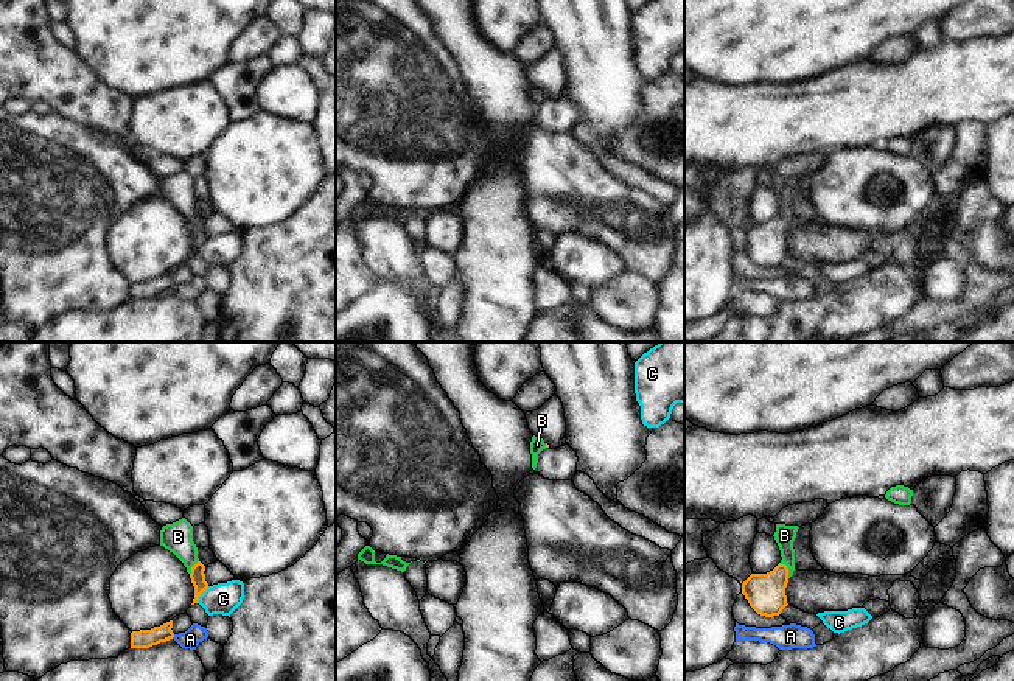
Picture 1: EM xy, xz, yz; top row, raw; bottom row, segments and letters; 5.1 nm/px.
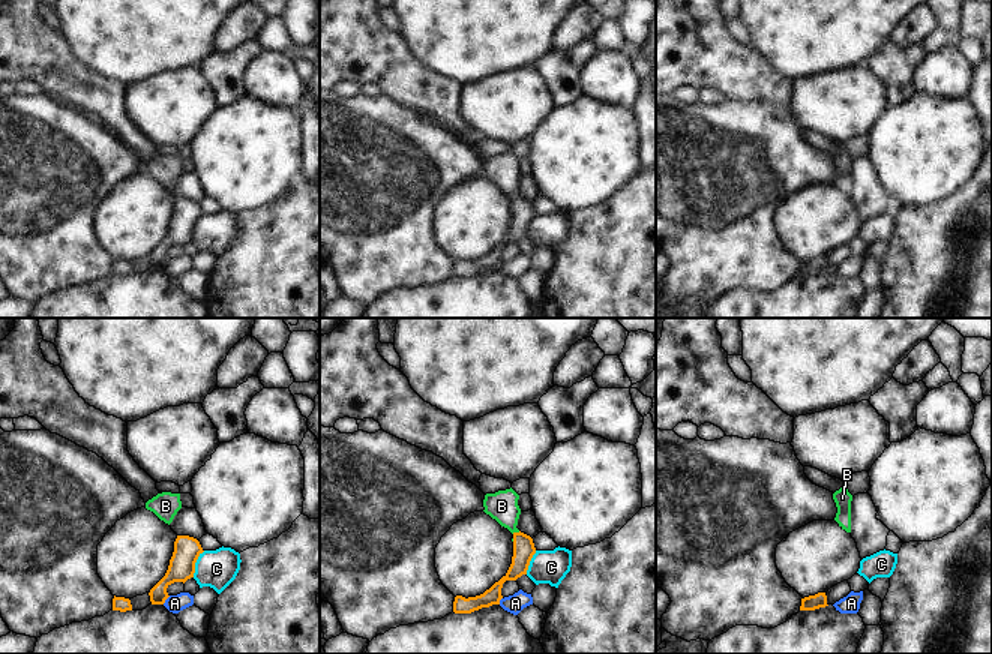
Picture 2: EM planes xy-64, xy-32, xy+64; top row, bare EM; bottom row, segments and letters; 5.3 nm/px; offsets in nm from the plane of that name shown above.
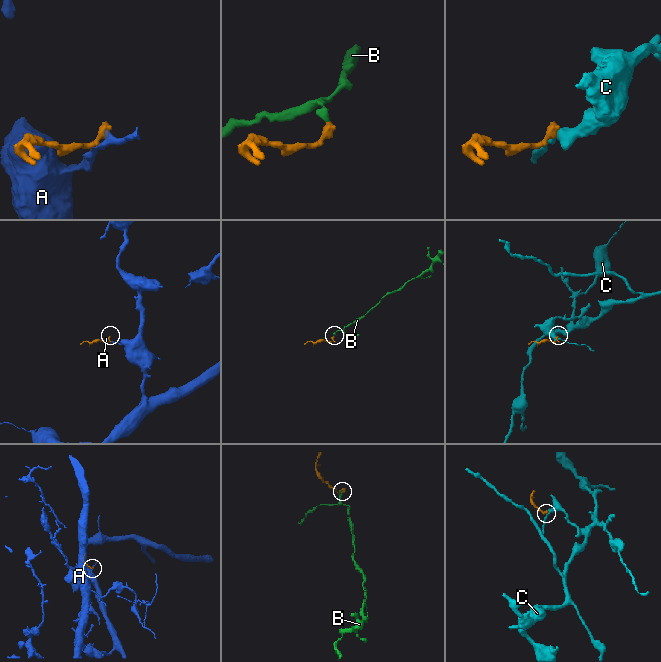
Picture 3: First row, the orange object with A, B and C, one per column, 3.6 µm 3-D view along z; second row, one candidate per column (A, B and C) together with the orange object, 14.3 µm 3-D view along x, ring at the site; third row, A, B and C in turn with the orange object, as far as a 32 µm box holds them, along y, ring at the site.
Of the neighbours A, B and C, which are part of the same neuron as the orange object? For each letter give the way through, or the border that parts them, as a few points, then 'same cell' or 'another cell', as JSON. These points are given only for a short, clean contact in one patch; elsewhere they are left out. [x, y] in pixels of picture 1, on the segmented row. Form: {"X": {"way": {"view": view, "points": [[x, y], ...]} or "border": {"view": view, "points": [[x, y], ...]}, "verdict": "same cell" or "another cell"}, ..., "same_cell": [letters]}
{"A": {"border": {"view": "xy", "points": [[174, 635], [171, 638]]}, "verdict": "another cell"}, "B": {"way": {"view": "yz", "points": [[765, 593], [787, 569], [784, 535]]}, "verdict": "same cell"}, "C": {"border": {"view": "xy", "points": [[209, 586], [198, 602]]}, "verdict": "another cell"}, "same_cell": ["B"]}

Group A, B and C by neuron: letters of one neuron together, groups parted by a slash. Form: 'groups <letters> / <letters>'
groups A / B / C

